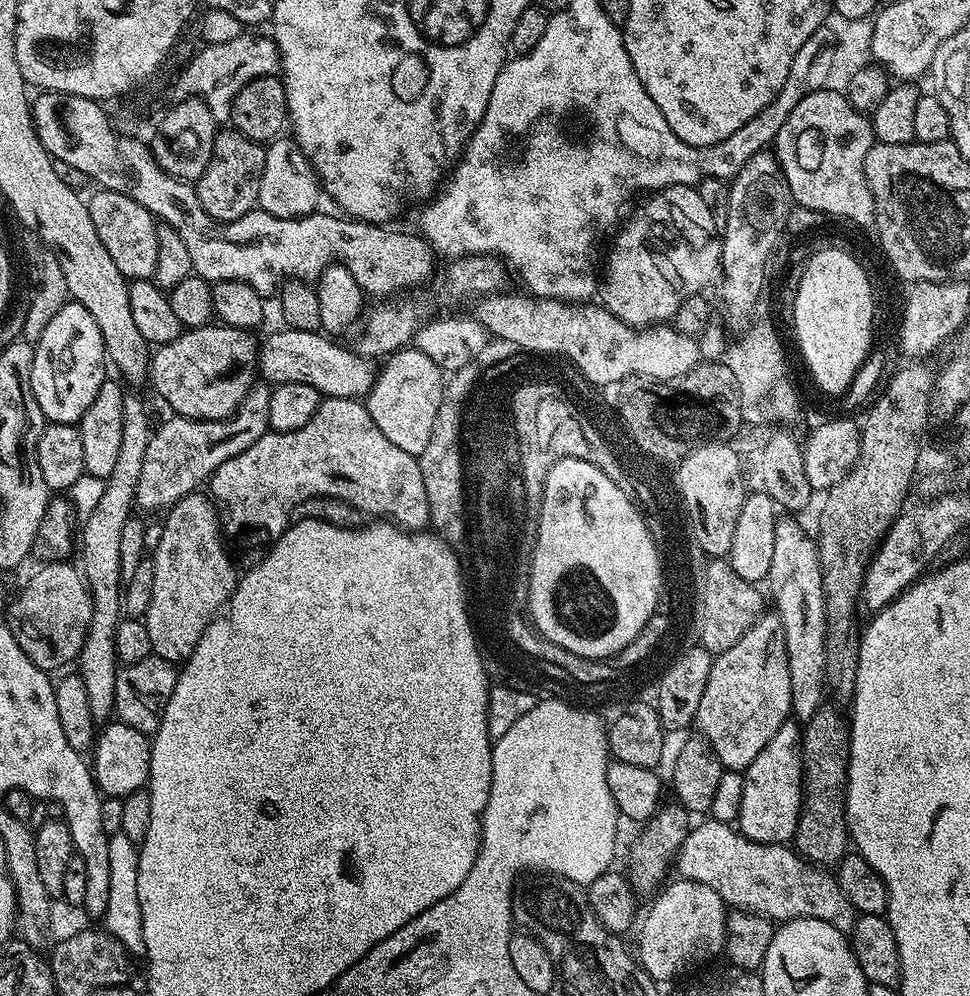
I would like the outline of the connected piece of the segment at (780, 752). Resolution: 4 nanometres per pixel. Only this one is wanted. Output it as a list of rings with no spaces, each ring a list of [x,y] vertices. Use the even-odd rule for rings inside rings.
[[[799,723],[784,724],[778,730],[778,734],[774,734],[774,738],[770,738],[770,742],[762,746],[762,754],[758,754],[758,758],[754,758],[754,762],[750,762],[750,766],[743,769],[744,789],[738,831],[746,839],[759,844],[787,845],[795,837],[800,817],[800,804],[804,801],[804,763],[800,757],[801,735],[802,728]]]

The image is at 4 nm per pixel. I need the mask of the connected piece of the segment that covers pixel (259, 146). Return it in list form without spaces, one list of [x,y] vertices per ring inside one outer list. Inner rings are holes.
[[[231,126],[217,131],[210,166],[206,166],[206,170],[194,184],[198,202],[202,210],[210,214],[210,218],[215,220],[242,218],[242,214],[253,211],[257,207],[264,150],[265,145],[261,141],[246,138]]]

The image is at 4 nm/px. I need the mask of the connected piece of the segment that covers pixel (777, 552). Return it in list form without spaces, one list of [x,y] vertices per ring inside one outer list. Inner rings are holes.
[[[781,519],[776,526],[774,538],[773,562],[767,576],[767,583],[772,583],[772,596],[776,599],[775,615],[779,616],[786,642],[786,658],[790,666],[790,694],[792,695],[792,716],[797,721],[806,722],[818,711],[826,700],[824,682],[824,663],[826,662],[826,630],[828,625],[824,614],[824,587],[820,577],[820,555],[816,553],[816,542],[801,530],[797,521]]]

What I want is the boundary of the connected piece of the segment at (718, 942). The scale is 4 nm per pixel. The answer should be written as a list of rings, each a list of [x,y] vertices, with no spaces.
[[[676,878],[656,895],[650,910],[640,922],[638,960],[654,980],[670,980],[686,968],[723,949],[727,928],[727,907],[710,886],[696,880]]]

